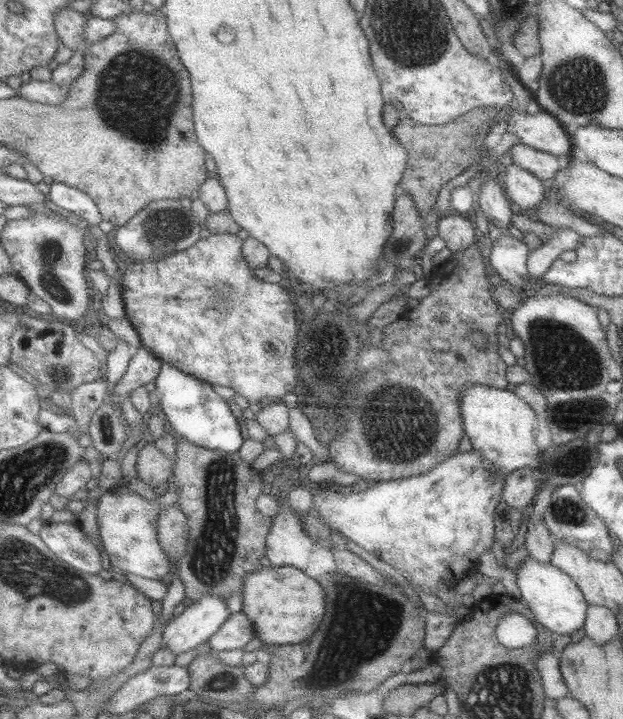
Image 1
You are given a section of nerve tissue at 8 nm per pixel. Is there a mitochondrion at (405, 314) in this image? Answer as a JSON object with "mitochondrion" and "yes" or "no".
{"mitochondrion":"no"}

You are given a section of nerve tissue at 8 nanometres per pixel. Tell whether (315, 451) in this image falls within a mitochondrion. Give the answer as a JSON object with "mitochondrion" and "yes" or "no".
{"mitochondrion":"no"}

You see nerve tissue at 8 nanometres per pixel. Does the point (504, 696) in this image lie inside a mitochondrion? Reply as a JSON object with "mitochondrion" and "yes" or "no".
{"mitochondrion":"yes"}

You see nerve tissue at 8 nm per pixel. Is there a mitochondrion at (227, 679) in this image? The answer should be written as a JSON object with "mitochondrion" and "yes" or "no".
{"mitochondrion":"no"}

